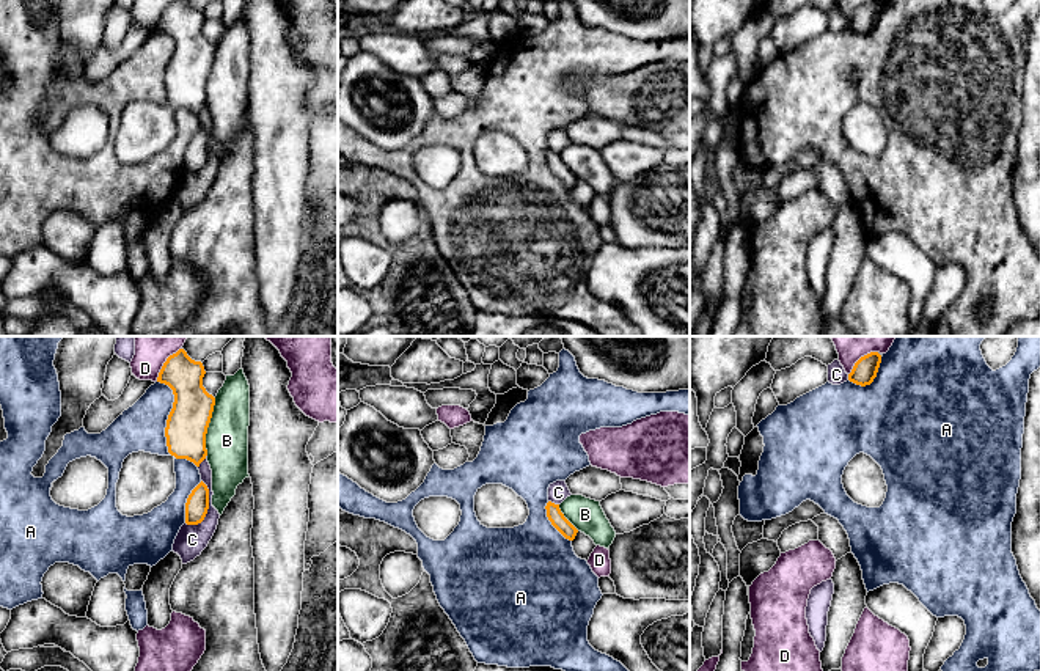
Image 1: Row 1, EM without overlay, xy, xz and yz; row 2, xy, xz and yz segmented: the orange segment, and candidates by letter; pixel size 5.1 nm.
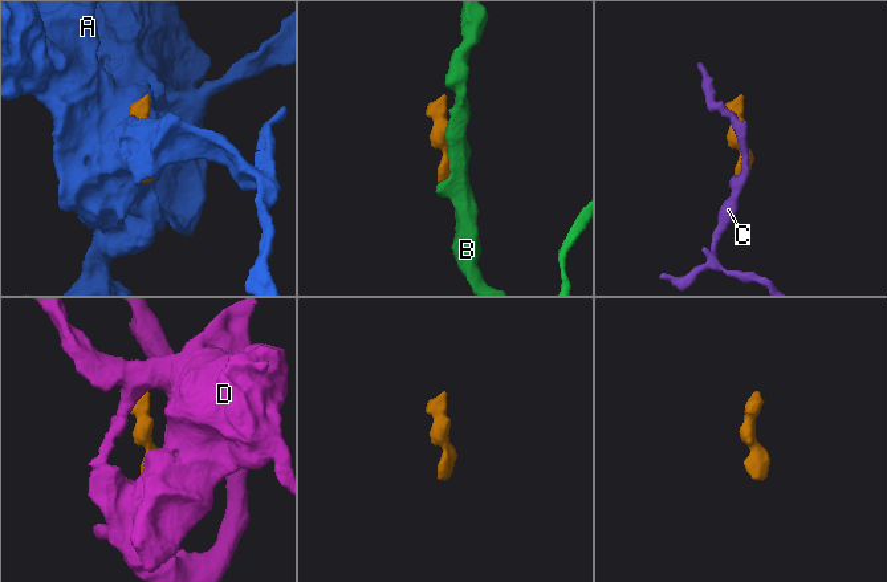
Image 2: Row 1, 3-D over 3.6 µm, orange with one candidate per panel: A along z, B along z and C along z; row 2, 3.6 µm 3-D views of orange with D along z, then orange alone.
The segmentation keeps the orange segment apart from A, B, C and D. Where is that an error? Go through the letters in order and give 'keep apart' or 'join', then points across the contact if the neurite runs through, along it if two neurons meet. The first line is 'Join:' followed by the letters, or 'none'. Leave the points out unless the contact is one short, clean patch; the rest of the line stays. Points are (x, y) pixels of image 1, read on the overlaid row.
Join: none
A: keep apart
B: keep apart
C: keep apart
D: keep apart

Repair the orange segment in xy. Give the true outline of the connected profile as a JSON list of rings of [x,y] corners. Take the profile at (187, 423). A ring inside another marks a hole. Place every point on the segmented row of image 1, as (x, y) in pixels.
[[[184,349],[170,355],[157,382],[173,390],[174,402],[167,420],[168,456],[145,451],[129,454],[116,482],[116,508],[134,517],[151,512],[176,489],[174,460],[187,459],[196,467],[206,459],[206,434],[215,398],[203,387],[206,371]]]

